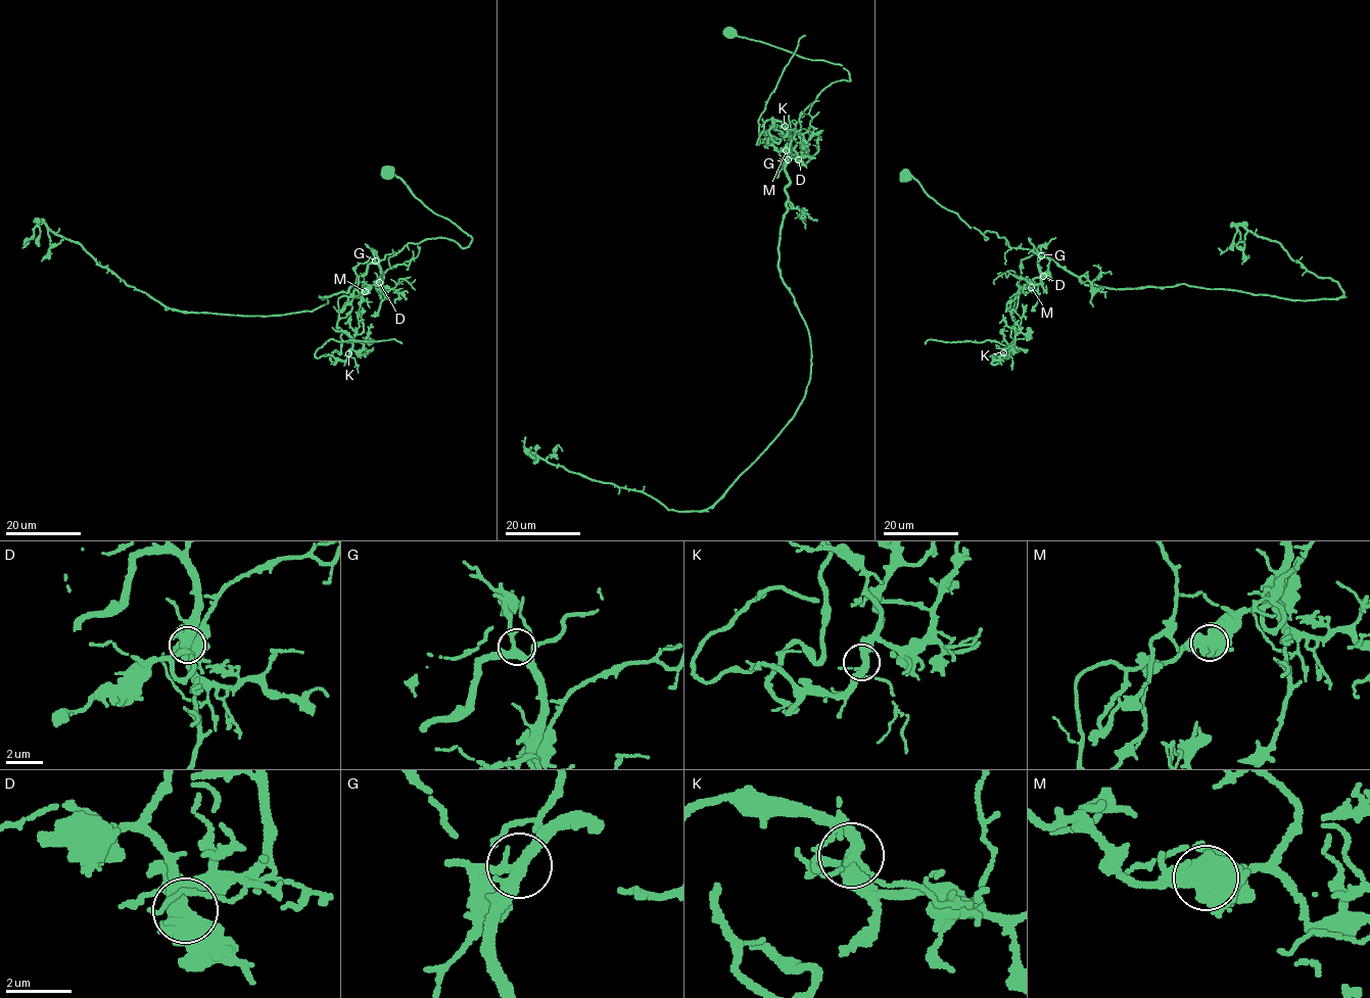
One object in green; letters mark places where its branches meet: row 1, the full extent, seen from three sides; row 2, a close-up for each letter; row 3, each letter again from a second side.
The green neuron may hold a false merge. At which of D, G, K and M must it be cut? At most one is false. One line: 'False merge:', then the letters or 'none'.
False merge: M

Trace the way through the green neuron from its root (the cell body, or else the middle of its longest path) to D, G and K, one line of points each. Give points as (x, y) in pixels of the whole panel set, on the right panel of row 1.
D: (1168, 287), (1112, 288), (1083, 284), (1053, 260), (1041, 256), (1038, 269), (1043, 276)
G: (1168, 287), (1112, 288), (1083, 284), (1077, 276), (1041, 255)
K: (1168, 287), (1083, 284), (1041, 256), (1040, 276), (1019, 294), (1010, 316), (1017, 351), (993, 364), (1003, 352)

